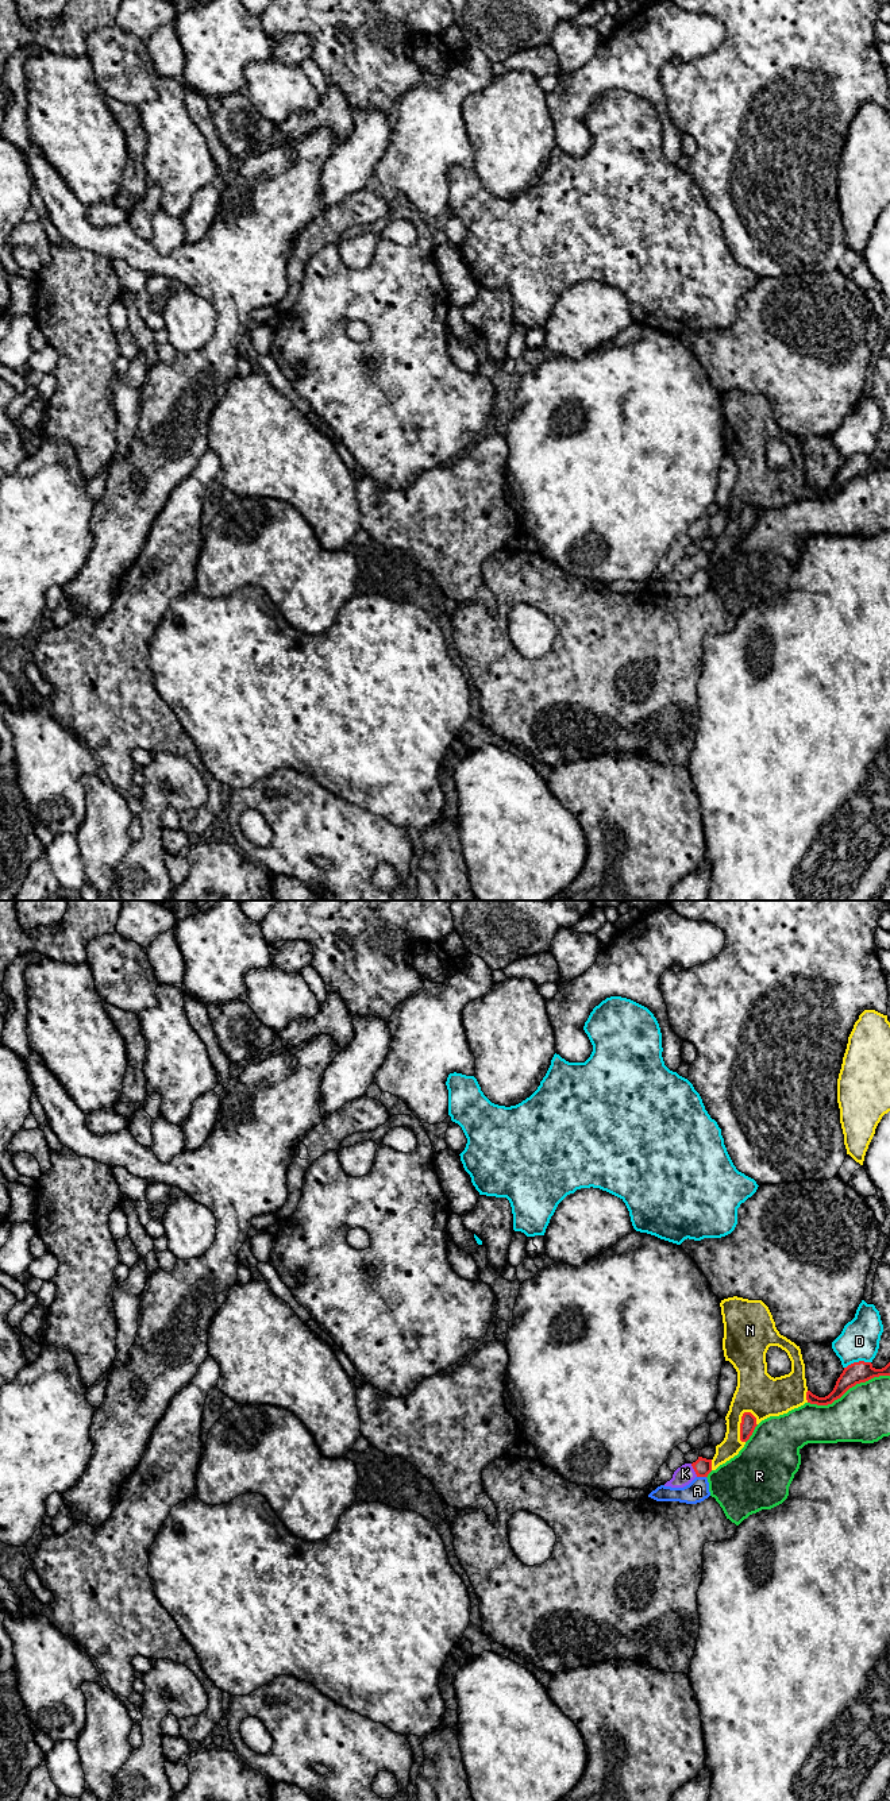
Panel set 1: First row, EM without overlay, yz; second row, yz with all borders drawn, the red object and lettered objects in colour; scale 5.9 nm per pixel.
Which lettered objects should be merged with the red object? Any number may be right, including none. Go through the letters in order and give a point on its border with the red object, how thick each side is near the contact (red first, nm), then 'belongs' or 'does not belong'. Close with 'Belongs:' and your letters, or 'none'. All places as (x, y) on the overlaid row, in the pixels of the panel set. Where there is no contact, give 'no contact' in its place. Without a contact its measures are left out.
A: meets red in yz at (701, 1476); 110 nm thick on the red side, 140 nm on the other; does not belong
D: meets red in yz at (856, 1362); 130 nm thick on the red side, 240 nm on the other; does not belong
K: meets red in yz at (694, 1470); 110 nm thick on the red side, 110 nm on the other; belongs
N: meets red in yz at (740, 1425); 100 nm thick on the red side, 260 nm on the other; does not belong
R: meets red in yz at (848, 1388); 130 nm thick on the red side, 320 nm on the other; does not belong
Belongs: K

